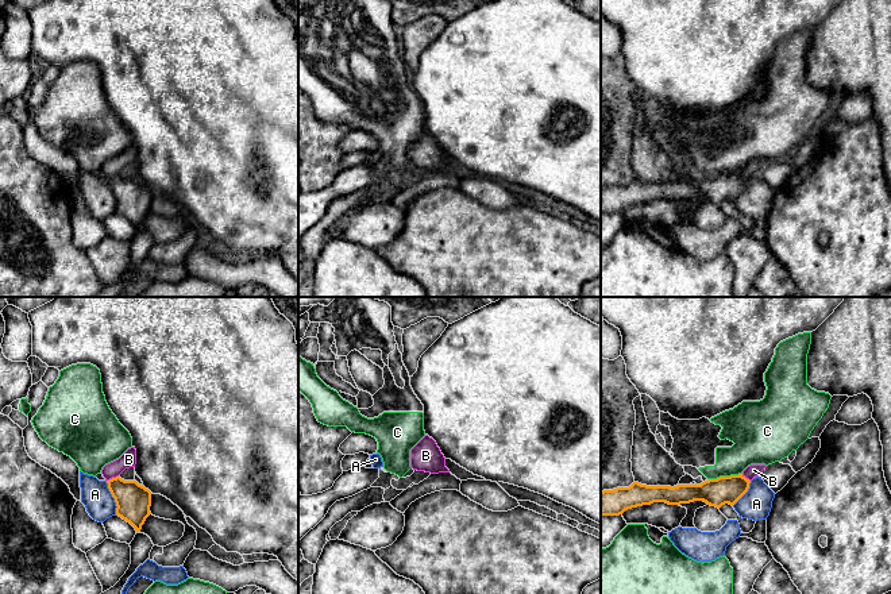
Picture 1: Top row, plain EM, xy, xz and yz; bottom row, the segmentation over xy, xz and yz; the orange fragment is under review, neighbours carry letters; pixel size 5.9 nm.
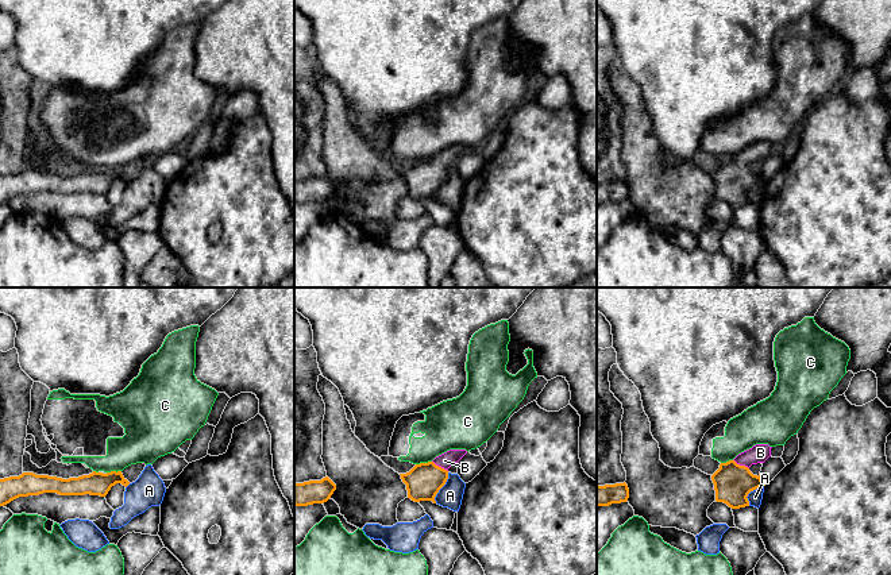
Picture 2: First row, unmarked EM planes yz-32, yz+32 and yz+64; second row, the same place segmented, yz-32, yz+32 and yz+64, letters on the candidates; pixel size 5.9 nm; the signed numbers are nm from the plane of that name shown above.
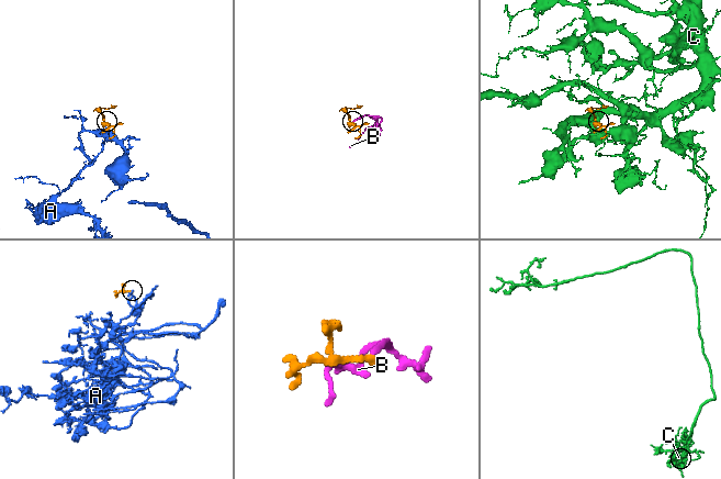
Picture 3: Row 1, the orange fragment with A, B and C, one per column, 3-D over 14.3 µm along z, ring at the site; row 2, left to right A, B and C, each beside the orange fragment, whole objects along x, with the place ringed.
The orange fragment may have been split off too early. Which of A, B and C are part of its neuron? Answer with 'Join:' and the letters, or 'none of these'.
Join: B

